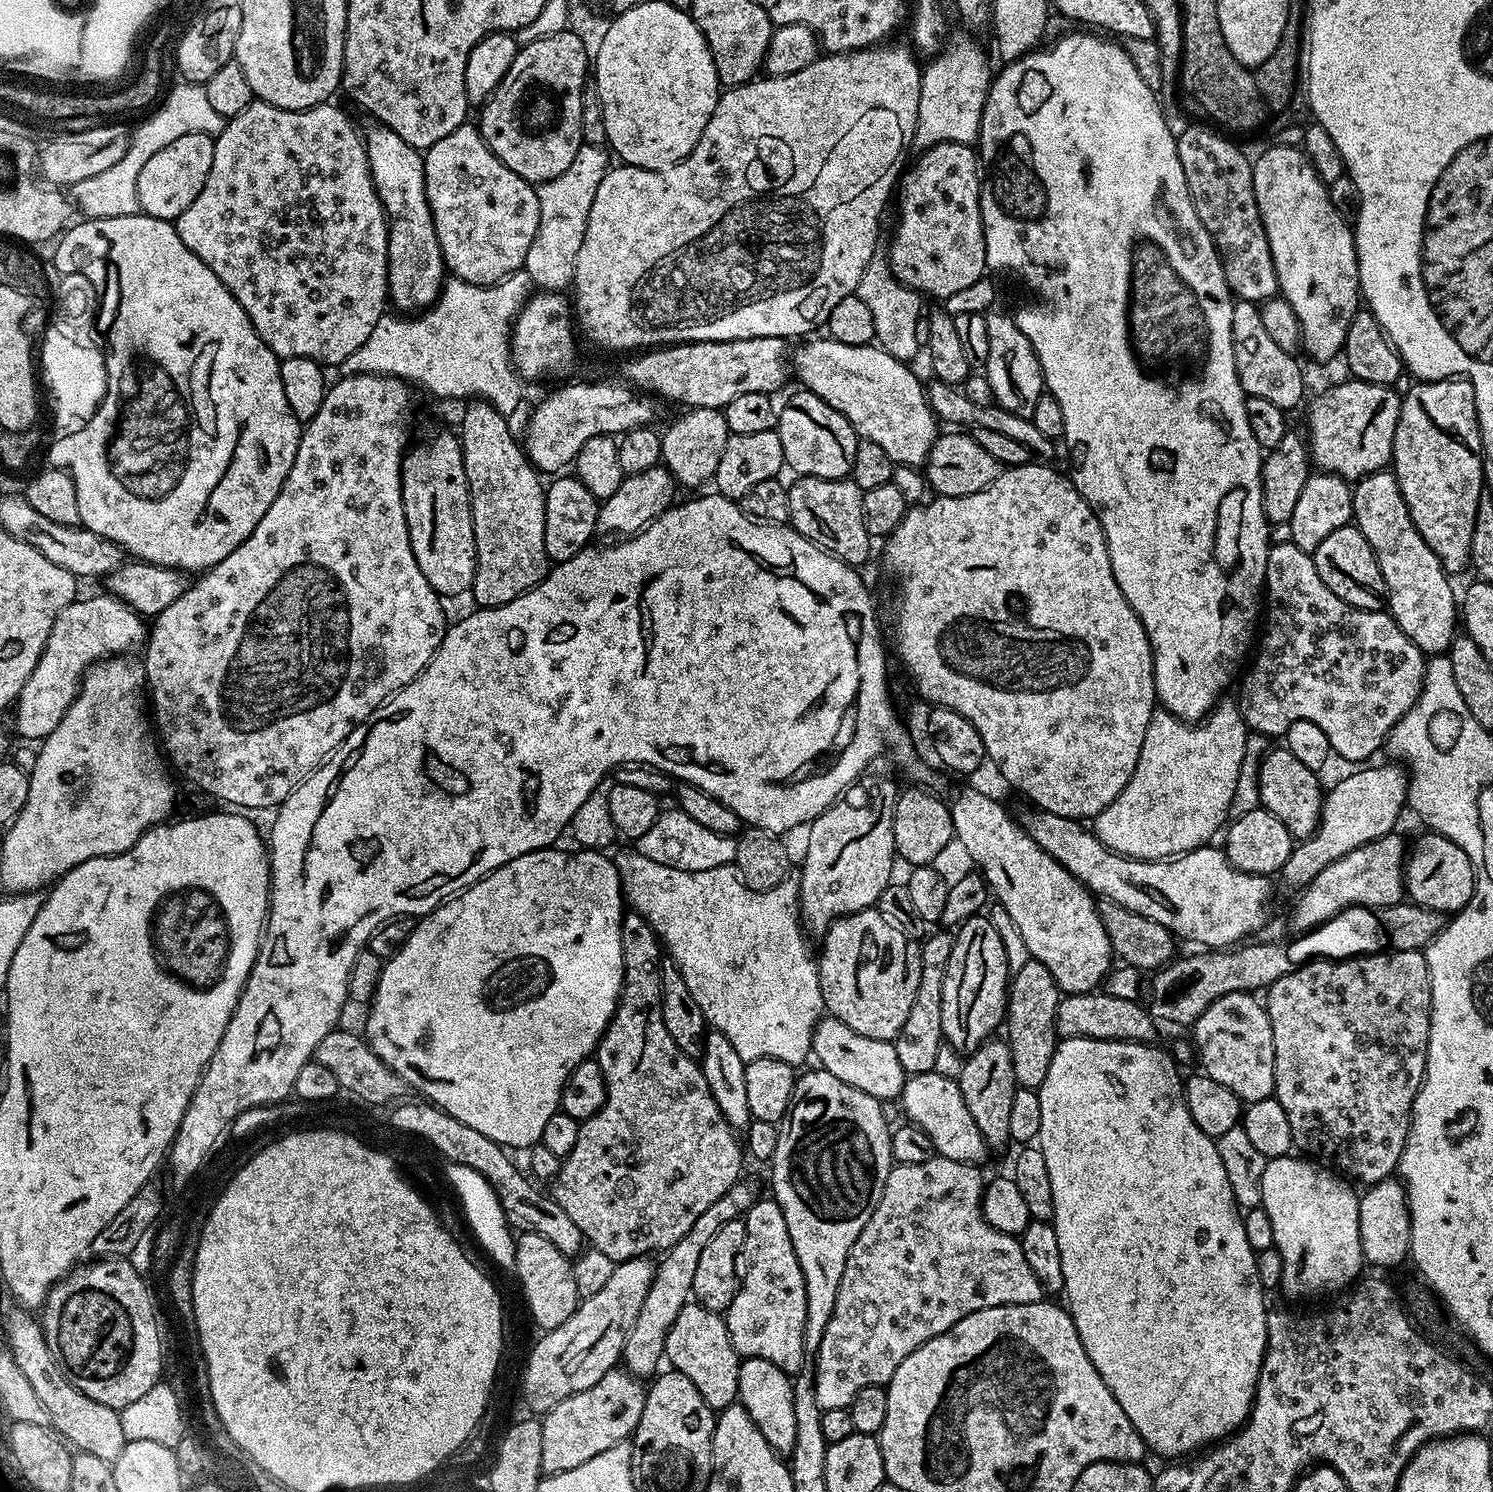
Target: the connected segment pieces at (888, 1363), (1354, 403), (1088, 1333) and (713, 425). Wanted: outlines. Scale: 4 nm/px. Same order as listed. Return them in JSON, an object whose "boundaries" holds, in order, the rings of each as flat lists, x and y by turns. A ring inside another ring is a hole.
{"boundaries":[[[933,1155,932,1159,917,1164,896,1164,886,1178,886,1186,882,1190,882,1198,870,1214,870,1222,858,1234,858,1242,850,1250,846,1258,846,1270,842,1270,842,1282,838,1286,838,1298,834,1302,834,1314,830,1318,830,1326,826,1326,826,1334,822,1334,822,1346,814,1353,814,1375,816,1378,816,1401,821,1410,826,1408,847,1408,858,1390,866,1390,866,1386,875,1384,884,1386,891,1380,894,1370,902,1366,902,1362,914,1350,918,1350,926,1342,930,1342,943,1332,948,1332,962,1318,974,1314,978,1310,986,1310,1003,1304,1039,1304,1045,1299,1044,1287,1034,1278,1034,1270,1030,1270,1030,1262,1026,1262,1026,1254,1022,1254,1022,1246,1017,1237,996,1232,994,1226,984,1221,980,1209,980,1197,984,1195,985,1177,980,1177,981,1169,974,1164,963,1164,945,1156]],[[1347,378,1341,384,1325,390,1312,400,1308,408,1308,454,1311,463,1321,472,1332,472,1344,480,1355,482,1375,472,1383,472,1391,465,1394,450,1394,430,1398,430,1401,393,1386,384,1371,384,1355,378]],[[1061,1039,1056,1045,1056,1053,1050,1062,1050,1070,1038,1090,1042,1102,1042,1126,1038,1137,1038,1147,1042,1158,1046,1158,1046,1170,1050,1174,1050,1190,1054,1190,1054,1214,1050,1222,1056,1227,1058,1250,1062,1253,1063,1295,1068,1296,1066,1310,1071,1314,1074,1326,1078,1330,1078,1338,1082,1342,1082,1346,1086,1346,1086,1354,1090,1358,1090,1362,1094,1362,1094,1370,1098,1370,1102,1382,1106,1382,1110,1394,1114,1394,1114,1398,1118,1398,1118,1406,1122,1406,1122,1410,1126,1410,1126,1418,1130,1418,1134,1430,1138,1430,1138,1434,1144,1439,1145,1449,1152,1451,1153,1448,1160,1456,1172,1456,1168,1458,1188,1458,1197,1450,1207,1449,1213,1442,1220,1442,1231,1436,1237,1428,1247,1421,1248,1414,1252,1410,1252,1400,1256,1397,1256,1383,1258,1382,1260,1367,1264,1361,1264,1354,1268,1350,1268,1313,1270,1308,1269,1305,1264,1305,1266,1289,1259,1280,1258,1266,1256,1265,1257,1253,1250,1246,1250,1242,1246,1242,1246,1226,1244,1225,1242,1209,1236,1203,1236,1197,1230,1190,1230,1178,1226,1178,1226,1166,1222,1166,1222,1158,1218,1158,1216,1141,1202,1130,1198,1130,1198,1126,1188,1109,1188,1101,1184,1099,1185,1081,1182,1076,1180,1080,1181,1069,1172,1059,1171,1051,1164,1049,1163,1052,1162,1049,1155,1048,1156,1046,1152,1042,1139,1044,1129,1040]],[[688,408,668,429,663,429,660,438,660,459,663,467,672,473,677,485,696,488,715,477,722,450,730,435,726,418,719,408]]]}

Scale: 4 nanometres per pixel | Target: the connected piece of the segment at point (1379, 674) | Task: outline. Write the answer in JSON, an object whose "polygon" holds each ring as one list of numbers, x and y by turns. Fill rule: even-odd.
{"polygon":[[1273,543,1269,547,1264,588,1266,611,1255,649,1256,661,1248,672,1248,685,1238,695,1244,723,1253,733,1280,738,1294,722,1314,722,1314,726,1326,734,1337,757,1360,760,1356,762,1371,761,1368,759,1385,747,1392,727,1416,705,1424,685,1424,653,1402,634,1387,611,1367,612,1342,602,1342,598,1318,578,1311,555,1296,544]]}

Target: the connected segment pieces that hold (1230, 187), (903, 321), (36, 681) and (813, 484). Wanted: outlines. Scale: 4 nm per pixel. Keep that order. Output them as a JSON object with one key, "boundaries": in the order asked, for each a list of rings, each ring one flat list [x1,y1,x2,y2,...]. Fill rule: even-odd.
{"boundaries":[[[1189,126,1176,137,1176,153,1178,162,1182,162,1182,170,1186,174,1186,186,1190,198,1194,202,1194,210,1206,226,1210,238,1216,247,1216,253,1220,255,1224,277,1228,283,1228,289,1232,291,1236,300,1251,300,1263,302,1271,296,1277,295,1280,283,1274,270,1274,258,1270,254,1270,242,1266,238,1266,230,1262,226,1262,218,1258,210,1258,202,1254,202,1254,178,1252,177,1253,161,1236,144,1223,140,1211,132,1213,129,1196,128]],[[878,250,870,258,866,270,862,270,862,278,858,282,854,293,874,314,874,326,876,327,876,340,879,347,888,352,894,358,905,362,912,362,916,355,922,352,922,333,918,330,918,322,922,318,920,312,921,293,914,288,907,288,897,280,892,273,892,265,883,251]],[[101,594,101,596,92,596,89,600,83,600,83,598,73,600,70,606,66,606,66,610,62,610,62,614,58,614,58,618,54,618,54,626,50,630,50,638,46,638,46,646,38,658,38,666,34,666,26,686,22,686,20,695,14,701,14,709,16,708,15,735,17,732,18,735,24,736,20,738,28,742,43,741,45,736,52,733,54,726,62,722,66,710,72,705,80,690,80,681,83,680,84,673,92,665,110,656,123,656,131,653,131,648,138,647,139,649,145,640,145,617,139,616,129,604,122,602,117,596]],[[801,476,793,481,788,484,790,494,788,518,791,527,796,528,798,534,802,534,825,552,831,552,839,560,845,560,847,564,861,566,860,564,866,563,868,555,872,552,874,540,866,530,862,514,864,493,860,491,860,487,851,478,831,480]]]}

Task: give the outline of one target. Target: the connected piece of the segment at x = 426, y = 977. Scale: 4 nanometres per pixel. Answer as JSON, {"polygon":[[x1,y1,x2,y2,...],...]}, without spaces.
{"polygon":[[553,846,522,854,522,858,506,862,463,892,457,892,455,896,439,904,428,915,419,917,415,930,410,938,406,938,406,946,402,946,402,950,398,950,398,954,394,954,385,963,378,990,367,1009,366,1039,374,1054,378,1054,378,1058,382,1058,382,1062,386,1062,390,1070,397,1072,409,1089,417,1088,427,1103,443,1108,446,1114,458,1118,458,1122,478,1130,478,1134,486,1134,486,1138,508,1150,528,1150,532,1145,540,1143,542,1129,559,1109,566,1078,572,1073,574,1066,595,1053,616,1012,620,990,624,986,622,922,626,915,626,901,624,892,620,889,616,861,603,851,559,852,558,849,559,847]]}

